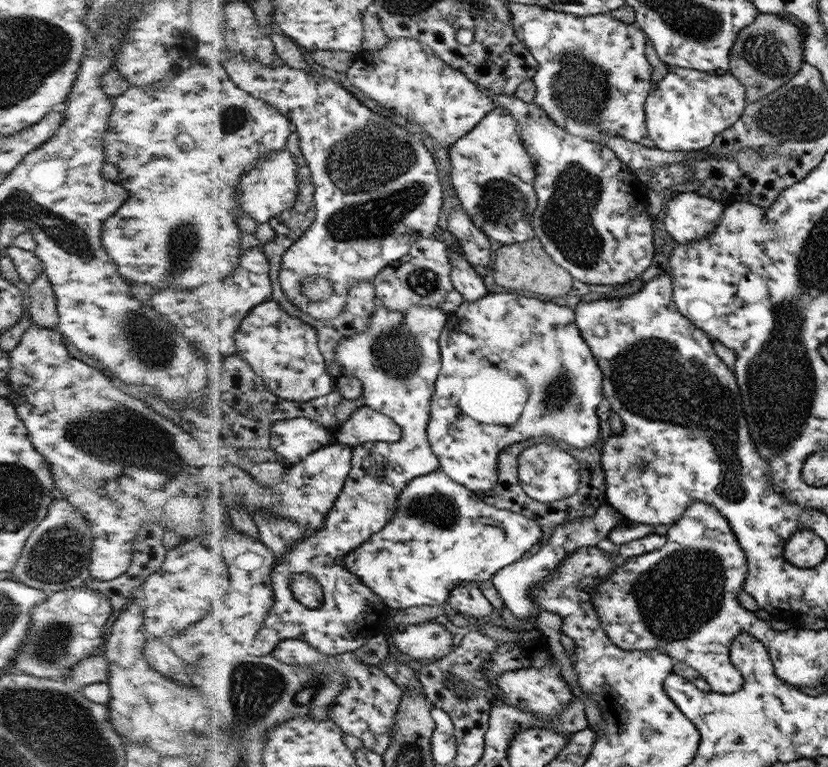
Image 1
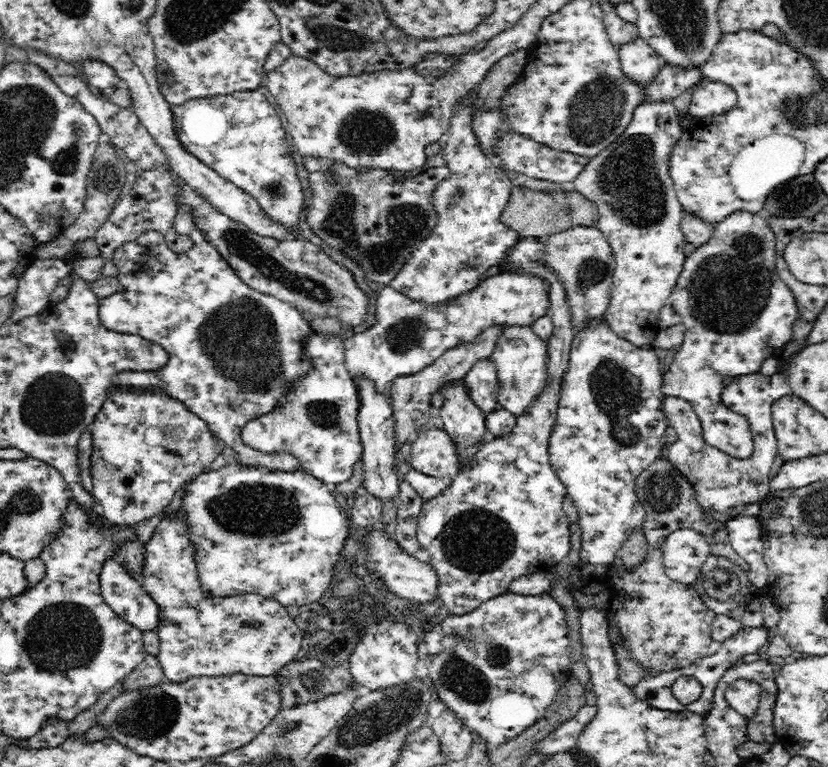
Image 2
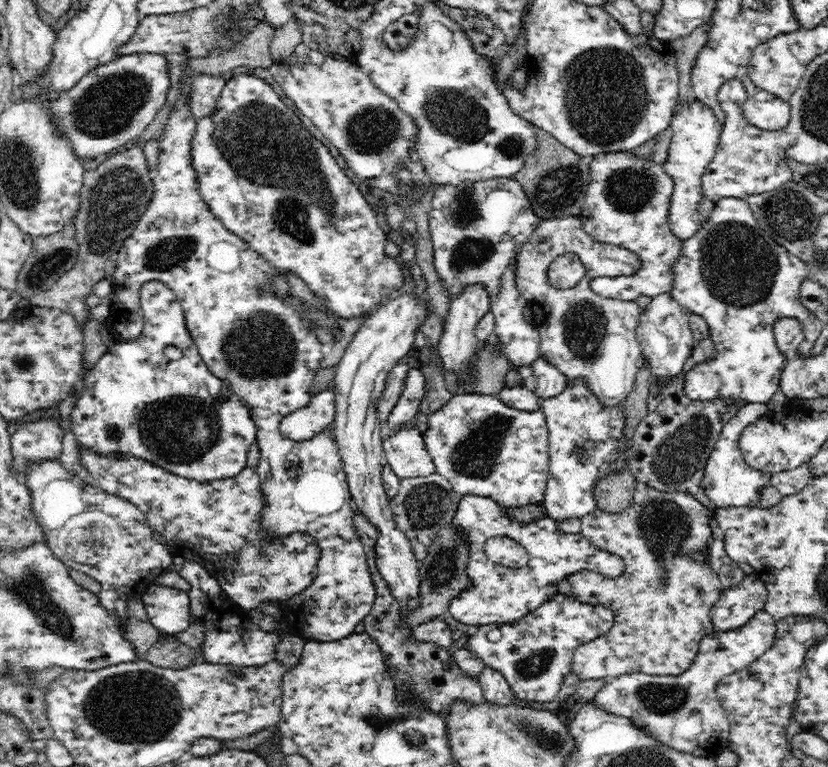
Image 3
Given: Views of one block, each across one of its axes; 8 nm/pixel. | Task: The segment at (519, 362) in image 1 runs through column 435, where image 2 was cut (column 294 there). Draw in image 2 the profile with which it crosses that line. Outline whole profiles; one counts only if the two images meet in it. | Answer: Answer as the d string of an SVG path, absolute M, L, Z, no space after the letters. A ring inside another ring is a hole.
M314 336L310 338L309 349L316 363L312 378L300 384L298 394L290 396L278 413L266 414L247 422L242 430L242 438L248 445L260 450L293 450L305 462L302 470L334 487L354 476L356 464L364 456L364 443L358 424L362 395L358 384L346 370L342 342Z

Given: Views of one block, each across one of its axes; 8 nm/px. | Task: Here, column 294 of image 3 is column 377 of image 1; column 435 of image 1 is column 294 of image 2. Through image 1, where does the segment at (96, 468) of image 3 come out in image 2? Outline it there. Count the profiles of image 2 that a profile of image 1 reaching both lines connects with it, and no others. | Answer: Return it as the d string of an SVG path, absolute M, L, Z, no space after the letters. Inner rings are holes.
M242 461L234 464L226 464L222 468L212 468L208 472L200 473L197 477L179 489L178 494L157 514L162 520L173 518L175 522L183 522L188 540L193 550L194 560L196 562L197 577L200 582L200 591L207 598L231 598L246 594L256 594L262 597L274 600L284 607L293 604L301 609L307 609L308 604L321 602L324 599L324 593L344 562L346 550L346 540L350 539L352 522L350 512L345 506L344 500L334 493L333 487L322 481L316 475L304 470L298 472L282 472L267 469L260 465L247 465Z

